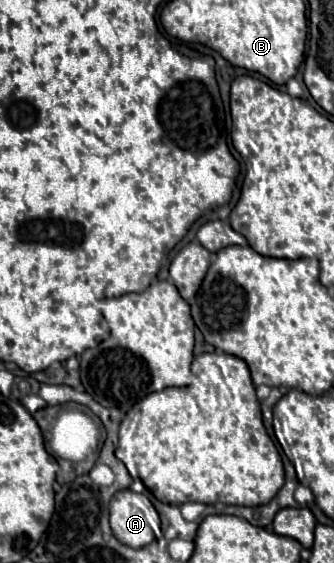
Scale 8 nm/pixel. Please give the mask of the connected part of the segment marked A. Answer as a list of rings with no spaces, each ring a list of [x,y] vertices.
[[[130,489],[112,497],[109,523],[116,539],[128,547],[144,547],[163,537],[161,520],[153,504],[144,494]]]

